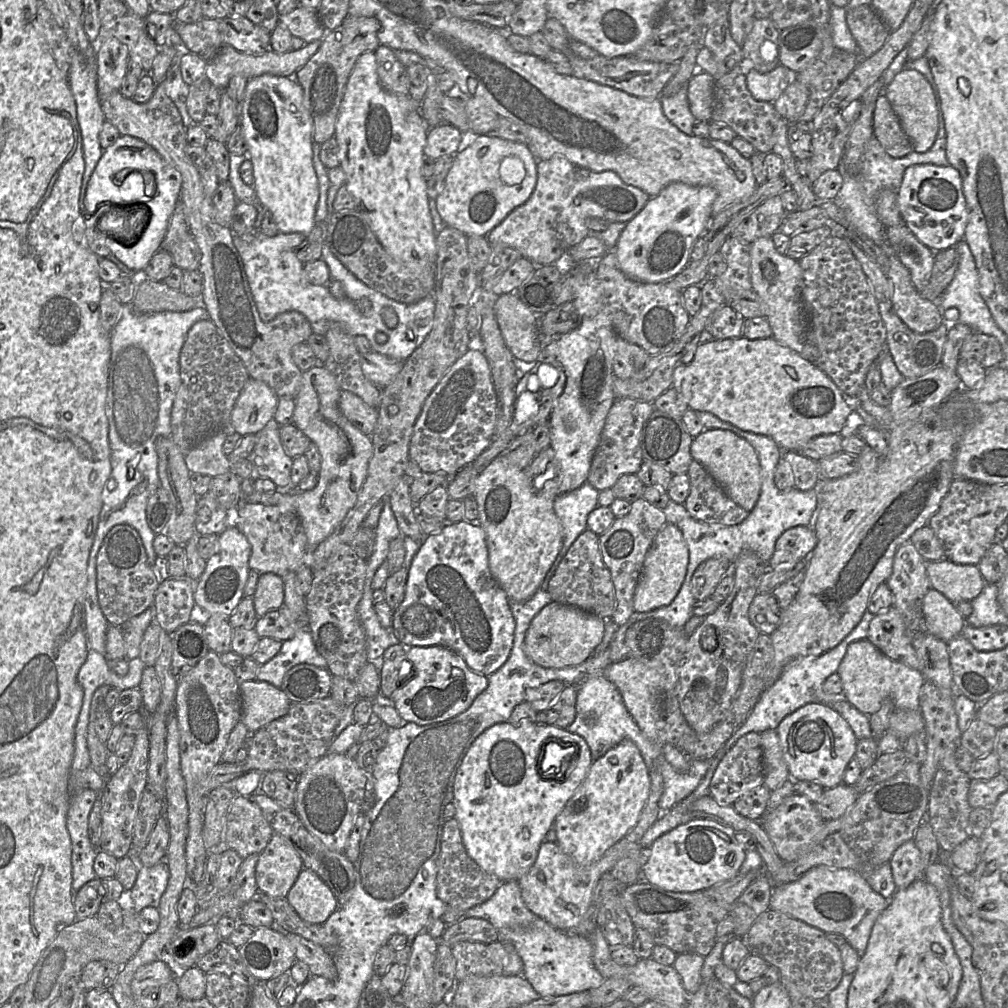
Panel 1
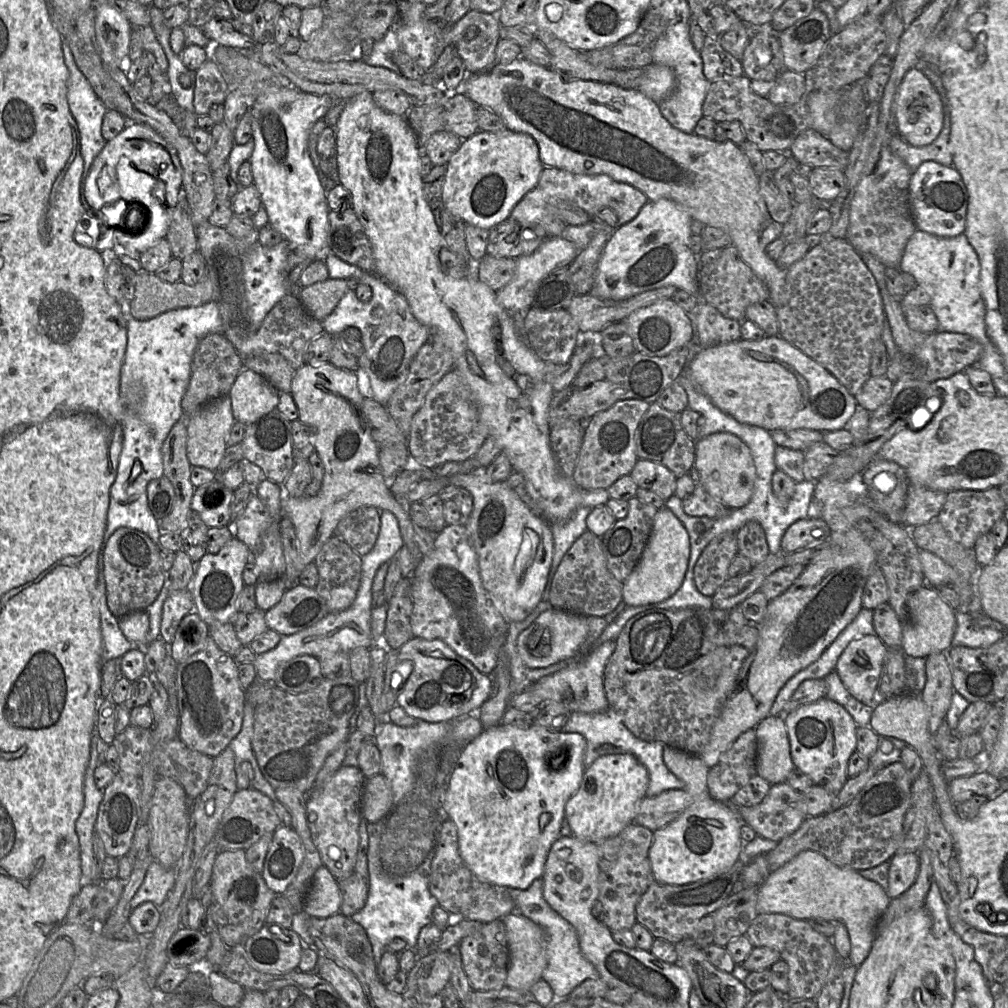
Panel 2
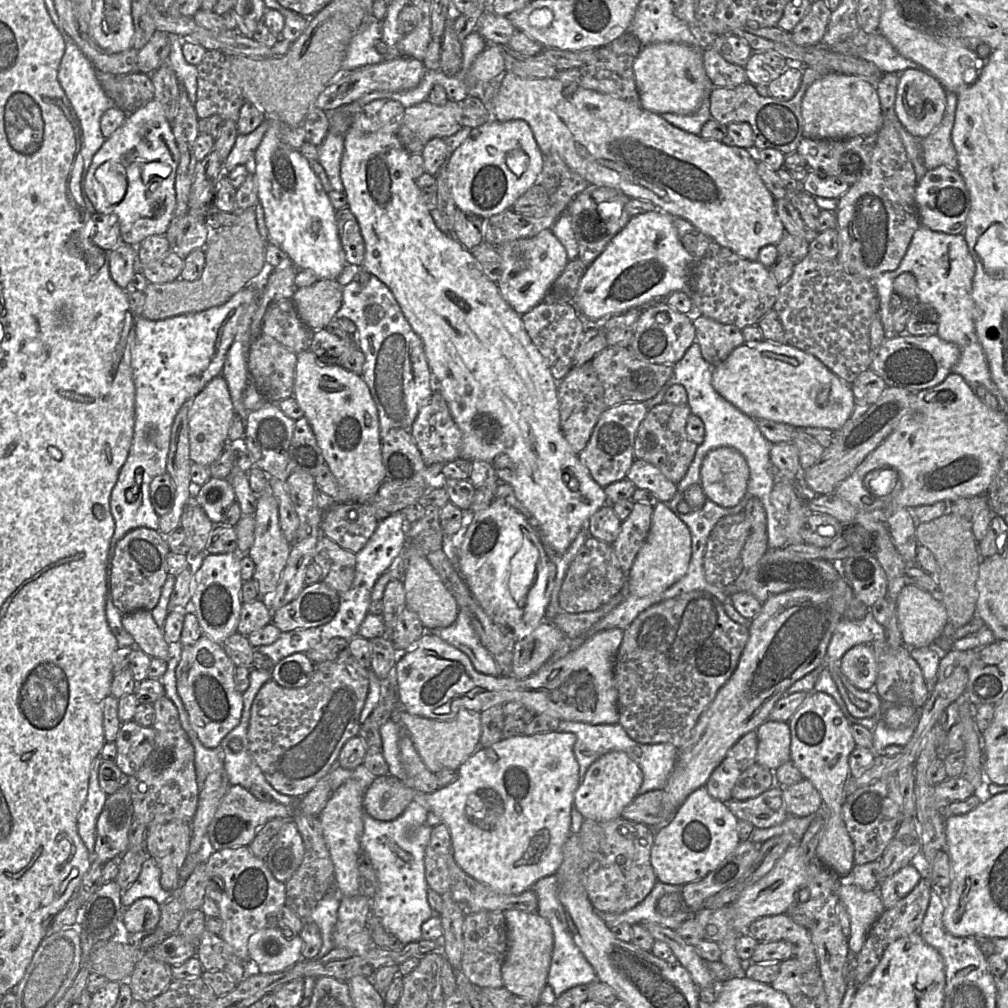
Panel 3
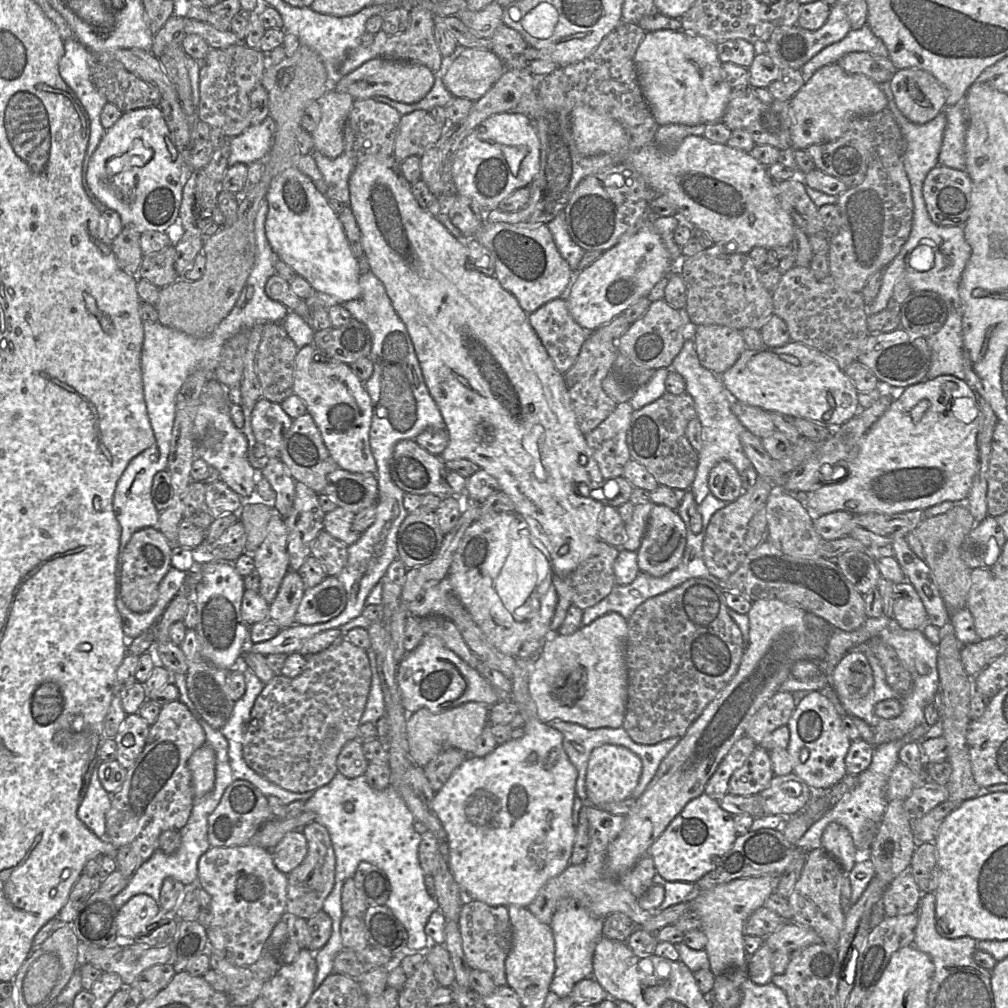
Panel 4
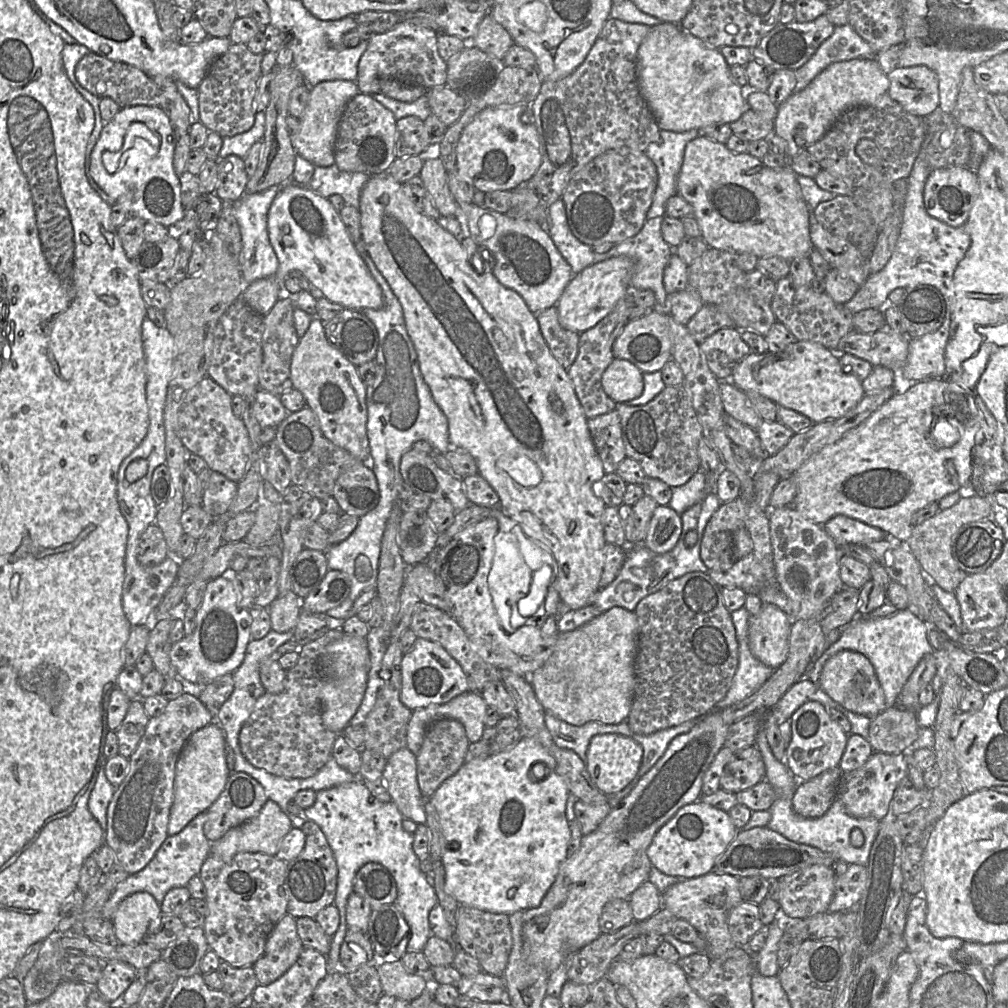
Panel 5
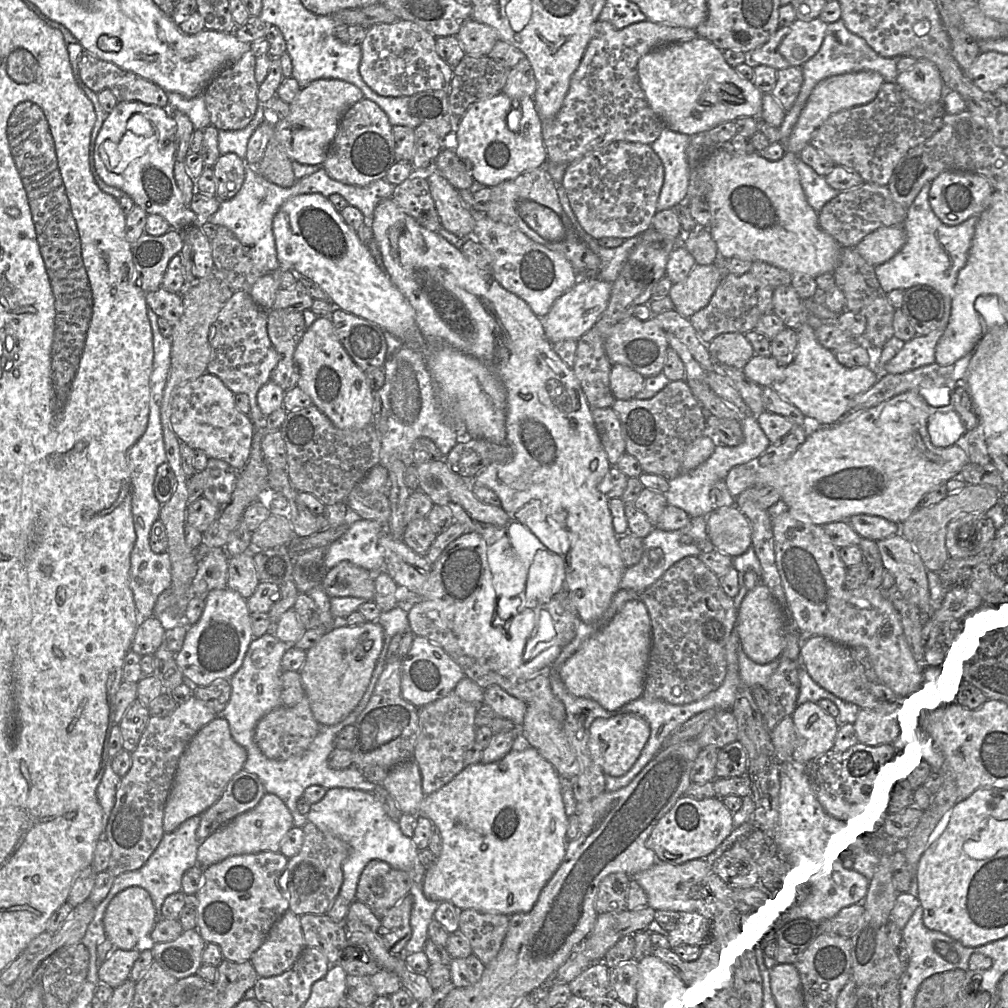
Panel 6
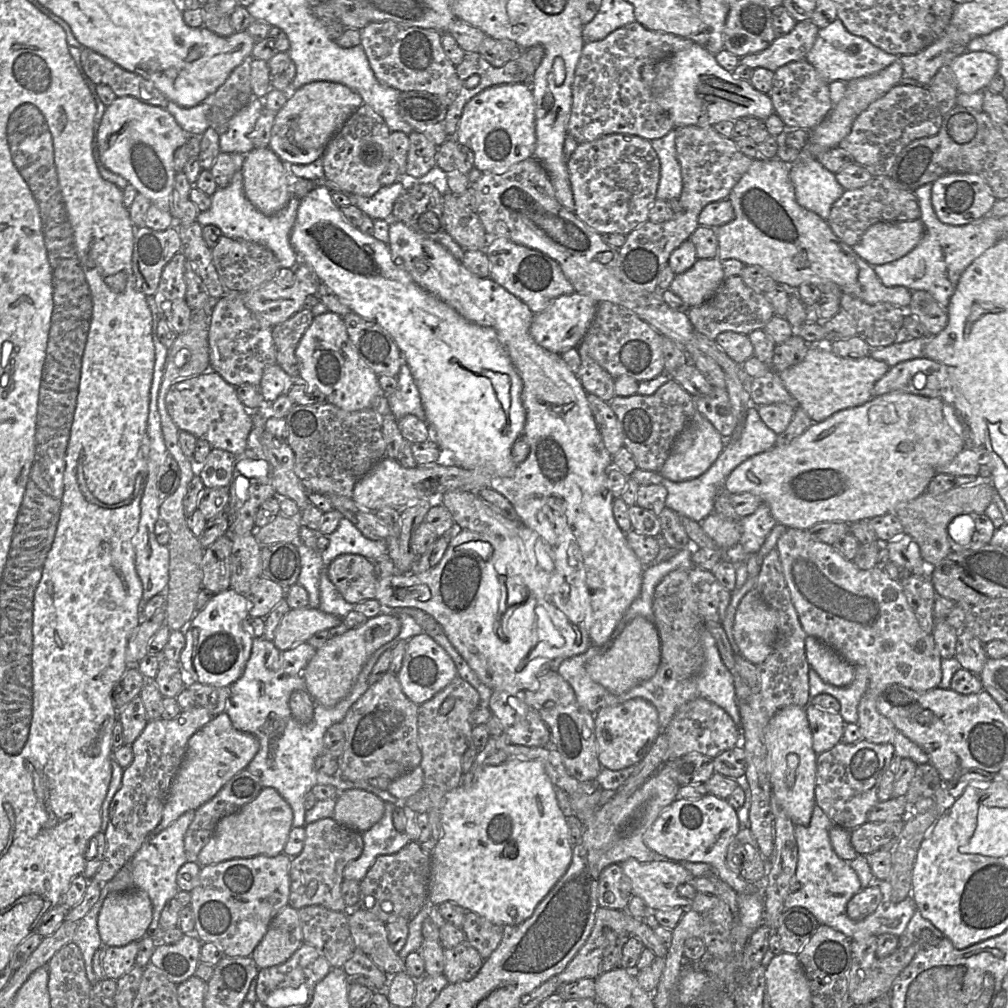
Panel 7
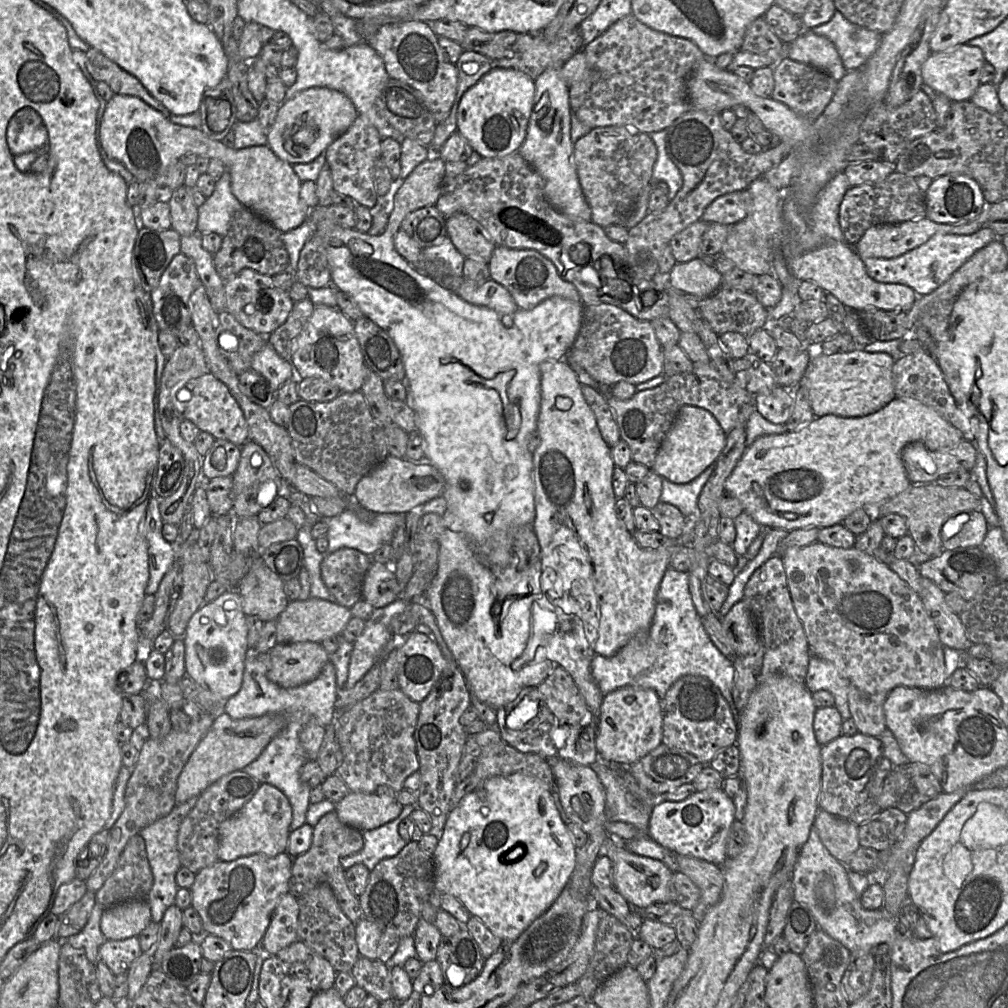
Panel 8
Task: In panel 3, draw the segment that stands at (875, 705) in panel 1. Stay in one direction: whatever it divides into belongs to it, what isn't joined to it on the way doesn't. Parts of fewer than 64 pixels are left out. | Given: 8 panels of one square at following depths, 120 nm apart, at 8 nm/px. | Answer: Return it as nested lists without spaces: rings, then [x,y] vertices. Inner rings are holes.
[[[870,644],[850,648],[840,659],[840,669],[847,680],[858,690],[869,691],[875,686],[877,663]]]

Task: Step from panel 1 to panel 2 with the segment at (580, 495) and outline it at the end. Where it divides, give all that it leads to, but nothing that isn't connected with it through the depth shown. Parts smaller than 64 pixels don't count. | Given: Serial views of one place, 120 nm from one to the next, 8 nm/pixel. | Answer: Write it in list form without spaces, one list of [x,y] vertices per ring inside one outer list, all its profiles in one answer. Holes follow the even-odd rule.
[[[579,508],[570,519],[564,522],[554,522],[551,524],[554,539],[553,562],[549,572],[547,584],[543,592],[543,599],[549,601],[549,593],[553,577],[558,569],[562,558],[570,549],[573,543],[587,531],[586,519],[592,508]]]

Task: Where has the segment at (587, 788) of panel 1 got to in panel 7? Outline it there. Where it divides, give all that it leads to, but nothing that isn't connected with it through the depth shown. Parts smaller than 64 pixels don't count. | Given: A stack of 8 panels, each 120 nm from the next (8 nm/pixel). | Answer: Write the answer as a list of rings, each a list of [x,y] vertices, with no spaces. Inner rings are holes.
[[[642,698],[600,708],[594,713],[594,721],[598,759],[602,767],[613,771],[636,766],[661,733],[657,709]]]

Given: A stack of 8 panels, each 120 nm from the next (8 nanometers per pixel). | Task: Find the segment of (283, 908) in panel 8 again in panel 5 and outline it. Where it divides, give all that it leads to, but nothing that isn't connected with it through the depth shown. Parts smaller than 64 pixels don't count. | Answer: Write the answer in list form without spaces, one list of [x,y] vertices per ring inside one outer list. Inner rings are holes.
[[[289,914],[284,915],[268,936],[263,954],[253,964],[258,984],[268,985],[285,974],[303,948],[296,919]]]

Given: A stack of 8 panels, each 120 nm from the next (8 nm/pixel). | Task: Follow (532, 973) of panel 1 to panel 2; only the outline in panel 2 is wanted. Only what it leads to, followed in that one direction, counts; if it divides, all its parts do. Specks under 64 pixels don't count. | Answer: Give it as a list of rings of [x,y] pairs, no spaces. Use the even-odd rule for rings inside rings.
[[[538,878],[524,890],[507,889],[515,904],[515,912],[526,916],[543,928],[547,935],[547,967],[542,979],[548,982],[554,995],[568,998],[573,989],[587,979],[600,978],[598,970],[583,955],[575,928],[558,912],[551,908],[543,896],[543,880]]]

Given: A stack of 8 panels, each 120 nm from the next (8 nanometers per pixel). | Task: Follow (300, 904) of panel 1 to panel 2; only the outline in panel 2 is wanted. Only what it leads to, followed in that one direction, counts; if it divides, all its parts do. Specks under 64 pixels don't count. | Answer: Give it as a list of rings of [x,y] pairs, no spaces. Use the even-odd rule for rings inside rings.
[[[322,865],[312,879],[303,904],[303,911],[315,918],[327,918],[340,913],[342,895],[338,881],[329,869]]]

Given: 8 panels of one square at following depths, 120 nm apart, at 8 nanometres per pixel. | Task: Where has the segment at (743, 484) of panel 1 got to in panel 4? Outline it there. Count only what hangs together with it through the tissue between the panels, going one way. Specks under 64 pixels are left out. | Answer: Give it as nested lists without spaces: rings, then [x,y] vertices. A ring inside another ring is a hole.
[[[729,461],[718,462],[710,471],[708,478],[710,493],[719,500],[731,503],[743,492],[742,478]]]

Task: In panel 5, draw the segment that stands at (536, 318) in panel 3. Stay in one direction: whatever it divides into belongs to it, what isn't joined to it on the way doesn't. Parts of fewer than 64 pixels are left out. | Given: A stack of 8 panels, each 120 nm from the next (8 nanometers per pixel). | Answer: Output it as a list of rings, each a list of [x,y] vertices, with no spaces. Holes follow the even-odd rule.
[[[556,305],[536,314],[536,318],[552,355],[567,370],[578,354],[580,333],[560,325]]]

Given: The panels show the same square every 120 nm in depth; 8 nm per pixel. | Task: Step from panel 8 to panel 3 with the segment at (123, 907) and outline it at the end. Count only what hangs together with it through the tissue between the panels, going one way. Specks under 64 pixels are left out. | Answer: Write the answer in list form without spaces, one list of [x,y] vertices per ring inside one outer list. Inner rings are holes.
[[[143,897],[124,909],[122,925],[128,933],[150,931],[158,926],[161,905],[154,899]]]

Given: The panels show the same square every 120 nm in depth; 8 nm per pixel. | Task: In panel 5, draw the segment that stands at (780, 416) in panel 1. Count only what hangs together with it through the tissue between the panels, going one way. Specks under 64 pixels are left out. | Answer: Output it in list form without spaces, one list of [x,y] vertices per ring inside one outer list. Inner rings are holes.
[[[802,340],[778,353],[751,352],[736,365],[730,381],[743,392],[756,392],[777,405],[801,413],[814,424],[844,416],[865,395],[862,381],[843,369],[835,351]]]

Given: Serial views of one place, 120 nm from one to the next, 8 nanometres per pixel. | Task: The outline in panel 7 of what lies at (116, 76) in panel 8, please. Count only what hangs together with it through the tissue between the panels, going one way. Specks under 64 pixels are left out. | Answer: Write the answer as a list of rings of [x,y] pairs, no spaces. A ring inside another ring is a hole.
[[[82,48],[81,65],[87,76],[95,85],[108,85],[117,97],[131,96],[146,104],[167,108],[169,102],[168,98],[152,82],[147,81],[136,73],[121,68],[110,59],[92,49]]]

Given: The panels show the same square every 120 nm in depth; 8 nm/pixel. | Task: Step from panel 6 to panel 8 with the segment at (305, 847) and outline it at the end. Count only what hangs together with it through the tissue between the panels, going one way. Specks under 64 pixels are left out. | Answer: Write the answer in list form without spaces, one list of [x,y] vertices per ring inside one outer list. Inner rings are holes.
[[[335,810],[325,814],[313,827],[310,848],[302,855],[293,858],[292,872],[289,881],[289,892],[296,898],[308,893],[321,883],[328,883],[332,888],[343,913],[356,924],[363,916],[359,897],[354,895],[347,885],[345,870],[341,859],[359,852],[364,846],[362,832],[342,823]]]

